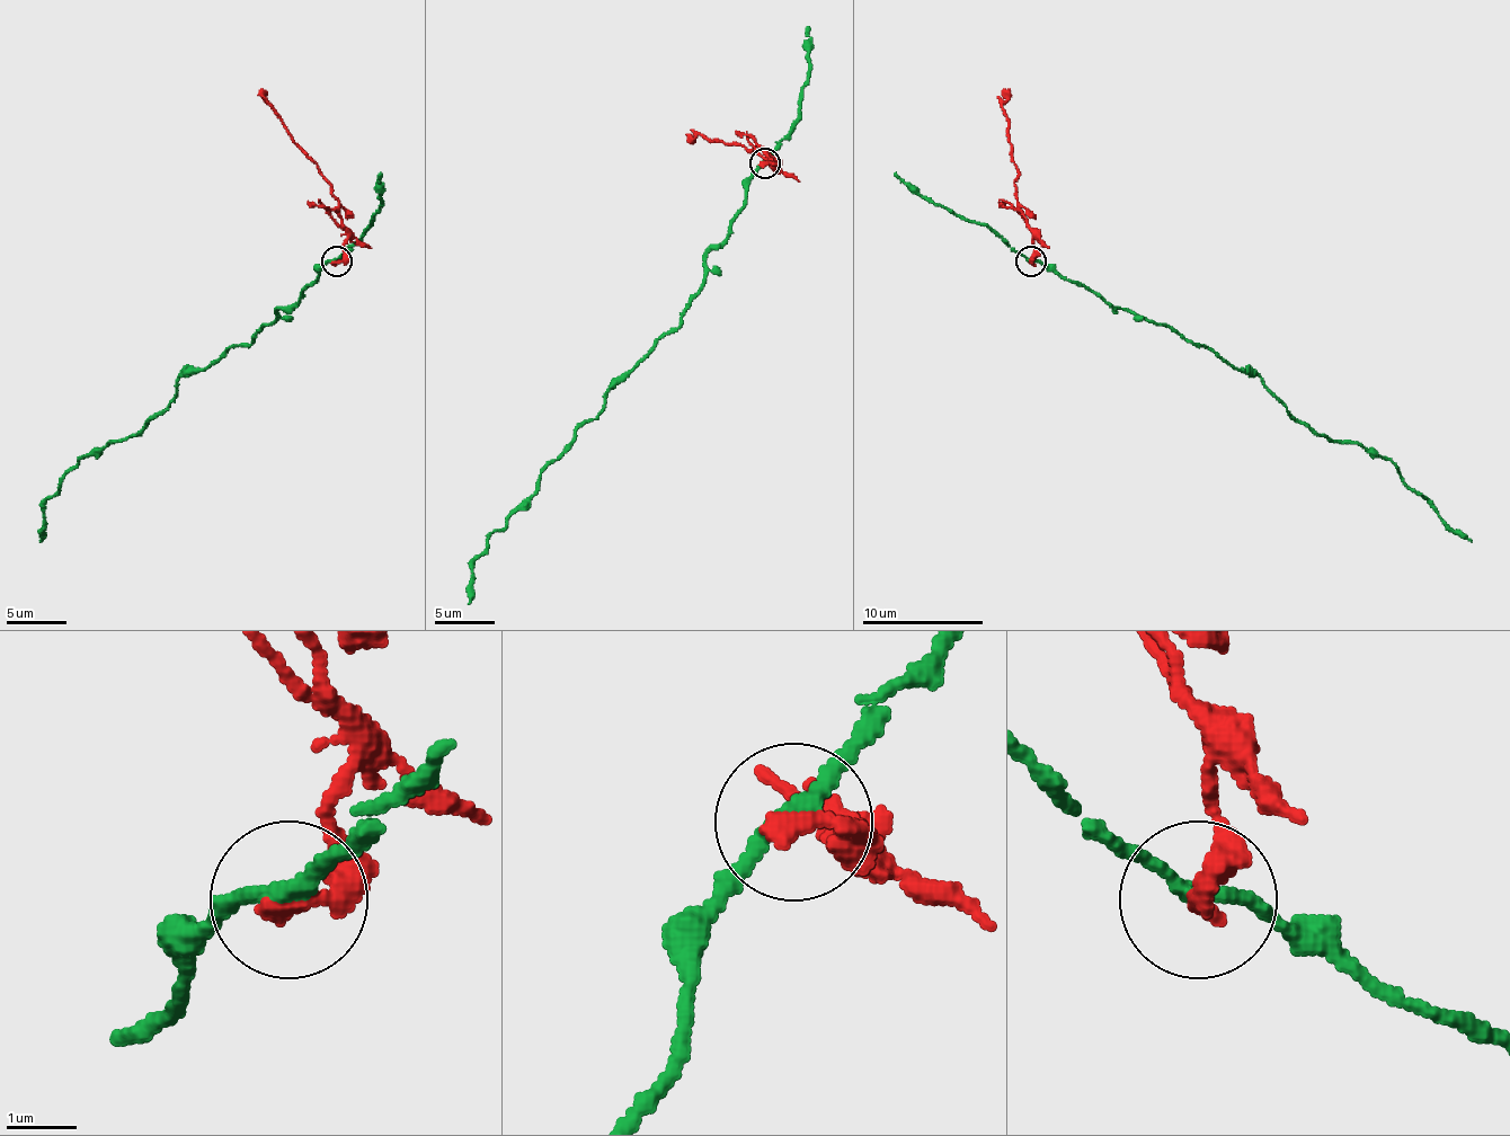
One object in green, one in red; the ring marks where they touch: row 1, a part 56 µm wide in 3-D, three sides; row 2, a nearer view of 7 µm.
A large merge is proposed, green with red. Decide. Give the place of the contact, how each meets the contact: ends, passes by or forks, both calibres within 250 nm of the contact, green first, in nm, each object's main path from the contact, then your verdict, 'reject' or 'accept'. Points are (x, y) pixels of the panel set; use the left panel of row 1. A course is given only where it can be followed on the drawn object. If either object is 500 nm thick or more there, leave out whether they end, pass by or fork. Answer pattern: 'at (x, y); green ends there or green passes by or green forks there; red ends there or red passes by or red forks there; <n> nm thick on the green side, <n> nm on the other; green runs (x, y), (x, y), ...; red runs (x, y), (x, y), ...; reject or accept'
at (336, 262); green passes by; red ends there; 200 nm thick on the green side, 340 nm on the other; green runs (337, 262), (252, 340), (188, 369), (177, 396), (147, 423), (82, 455), (43, 504), (41, 541); red runs (337, 262), (343, 256), (346, 229), (340, 223), (331, 184), (292, 138), (274, 105), (258, 89); reject

